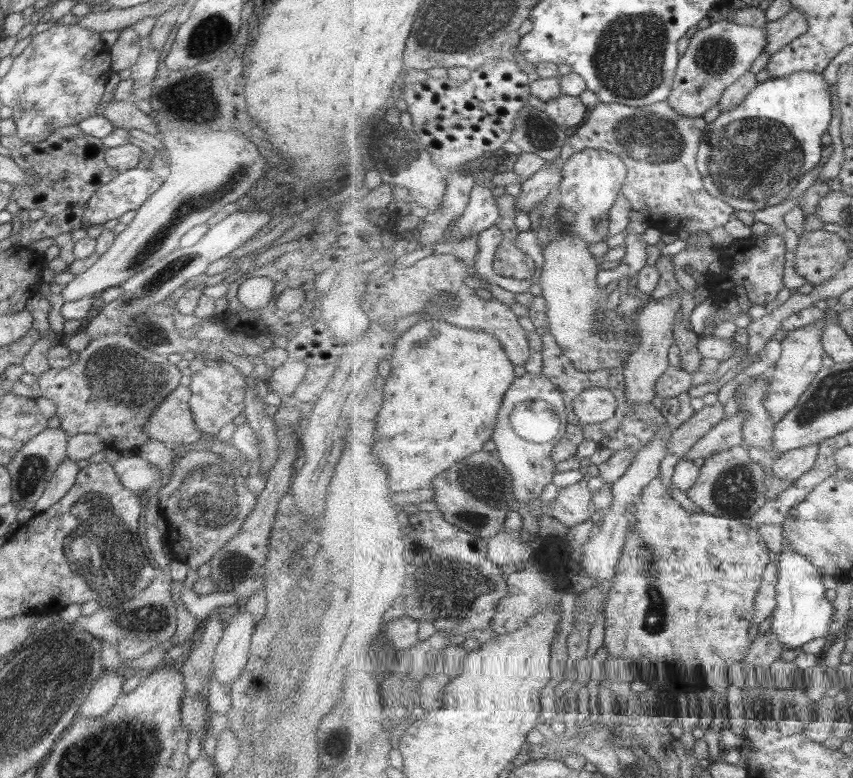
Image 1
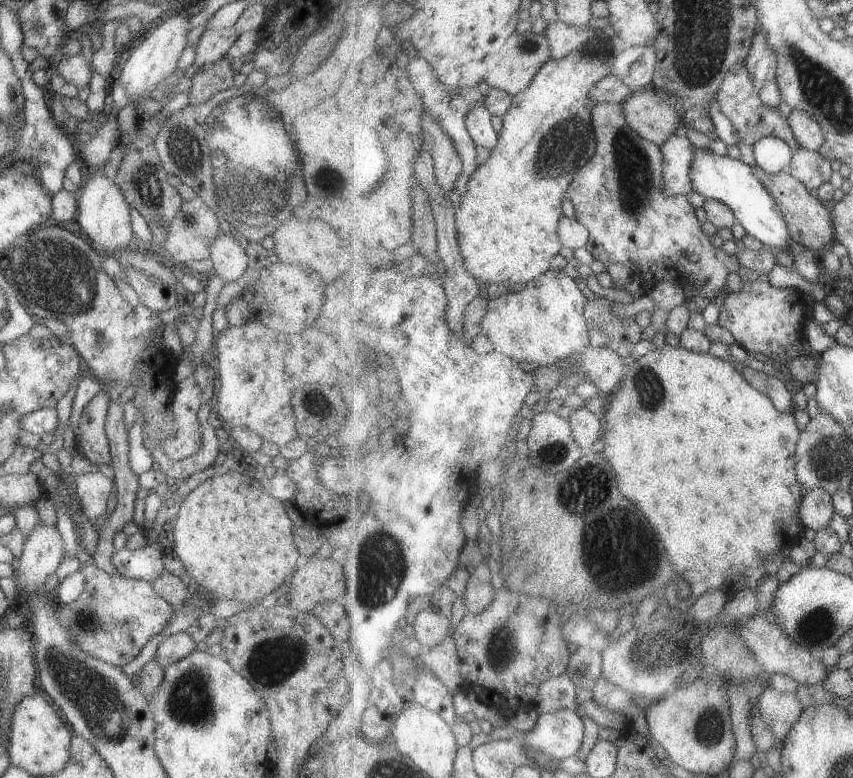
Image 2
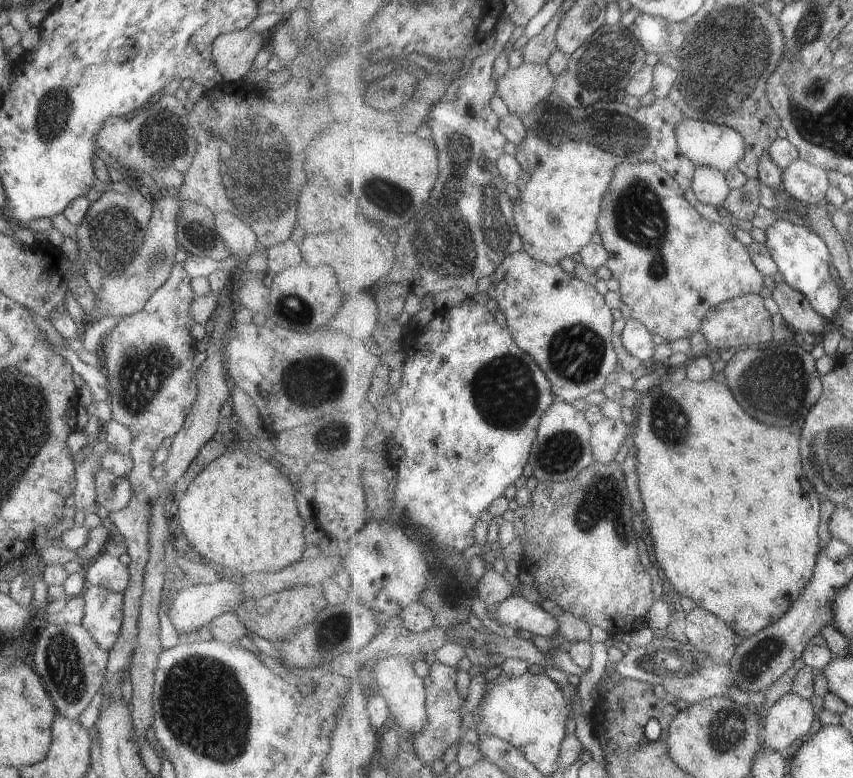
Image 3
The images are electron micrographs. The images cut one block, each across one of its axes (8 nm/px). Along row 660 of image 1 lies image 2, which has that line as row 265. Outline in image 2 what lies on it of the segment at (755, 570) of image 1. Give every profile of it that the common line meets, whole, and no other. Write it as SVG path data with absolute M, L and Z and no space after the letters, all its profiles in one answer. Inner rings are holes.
M601 102L597 103L597 106L593 108L593 124L595 124L595 131L597 132L597 152L594 158L589 160L589 164L587 166L581 168L579 170L579 174L577 174L576 178L573 180L573 185L569 188L569 199L574 205L574 209L576 211L576 220L581 222L590 233L589 244L585 247L594 259L607 263L619 263L624 266L629 267L634 276L639 276L642 280L645 280L649 284L654 284L655 282L662 282L666 280L671 280L675 282L675 278L677 276L681 276L682 273L685 276L686 284L698 284L697 287L697 296L693 298L693 300L687 300L687 308L689 308L689 313L693 314L693 312L703 313L711 302L719 294L723 294L725 292L725 287L727 286L727 278L729 278L729 274L736 273L739 270L740 266L744 266L741 264L741 260L739 260L739 256L737 252L731 254L727 253L721 247L715 247L711 244L711 236L707 236L705 234L705 230L701 228L701 222L699 222L699 218L697 218L697 214L695 214L695 208L693 208L693 204L689 202L688 196L668 196L665 194L665 160L663 155L663 150L661 150L661 146L656 144L655 142L651 142L651 140L646 140L637 132L635 128L631 127L629 124L629 120L627 119L627 112L625 112L625 104L621 102ZM691 255L695 255L693 260L689 260Z

